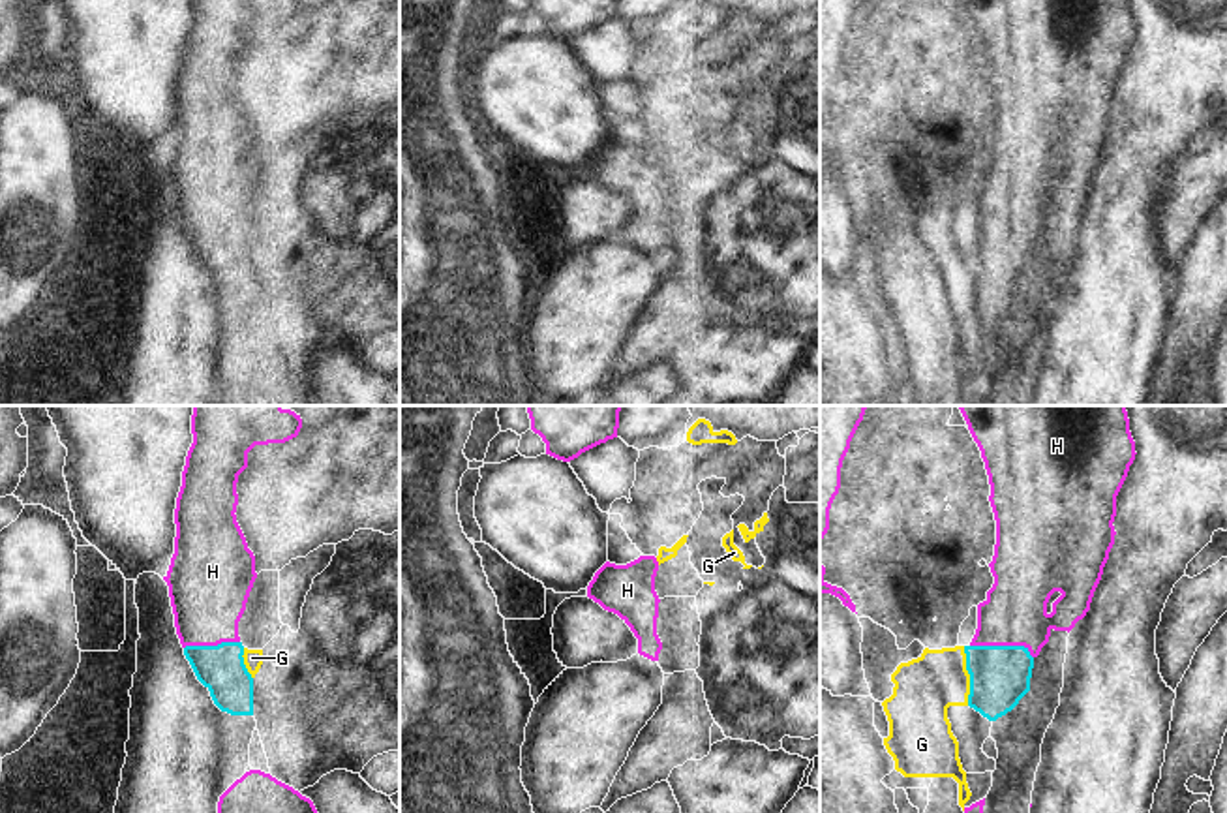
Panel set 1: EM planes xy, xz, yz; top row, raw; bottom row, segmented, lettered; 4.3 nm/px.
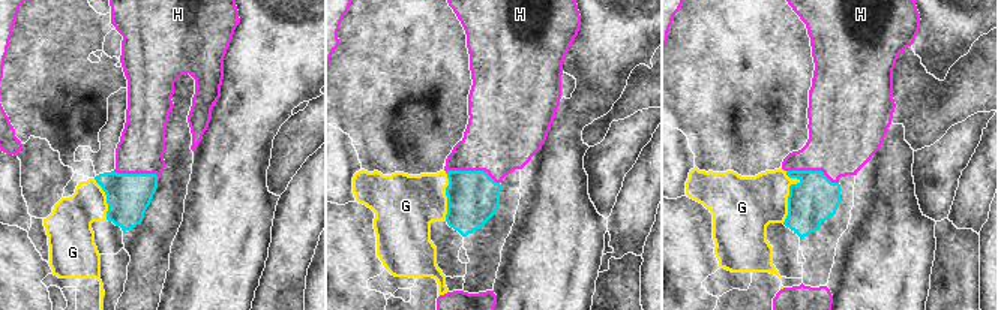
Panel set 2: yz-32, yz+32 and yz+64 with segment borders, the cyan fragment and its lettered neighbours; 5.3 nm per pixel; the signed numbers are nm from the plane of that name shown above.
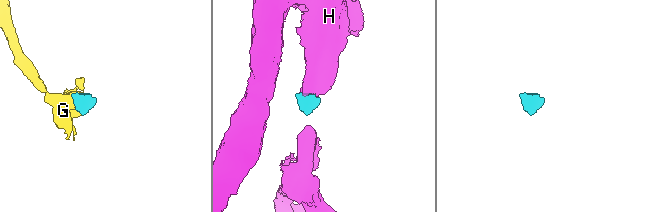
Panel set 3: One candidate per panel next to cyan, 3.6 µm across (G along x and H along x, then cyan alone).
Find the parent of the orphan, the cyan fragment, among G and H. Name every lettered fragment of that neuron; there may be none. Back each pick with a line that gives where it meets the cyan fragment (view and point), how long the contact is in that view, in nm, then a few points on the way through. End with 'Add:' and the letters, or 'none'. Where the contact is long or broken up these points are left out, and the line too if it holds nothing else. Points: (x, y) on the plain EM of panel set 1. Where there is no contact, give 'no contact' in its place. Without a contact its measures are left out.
H: meets cyan in yz at (1002, 226); contact 280 nm long; runs through yz (1000, 256), (1002, 226), (1012, 211), (1015, 190)
Add: H

